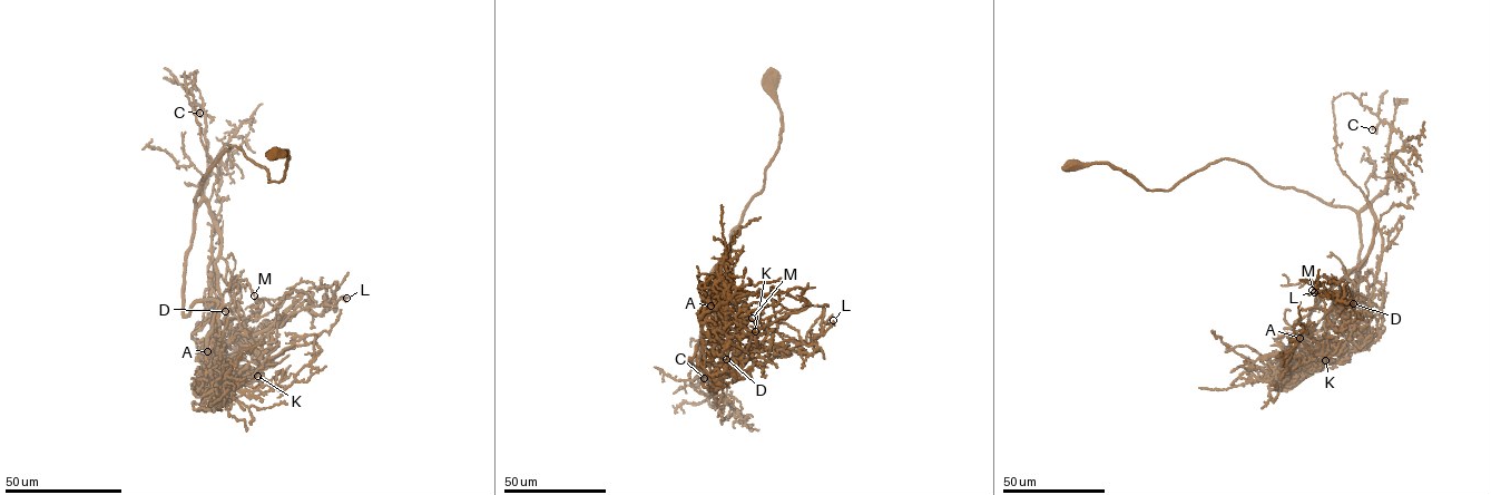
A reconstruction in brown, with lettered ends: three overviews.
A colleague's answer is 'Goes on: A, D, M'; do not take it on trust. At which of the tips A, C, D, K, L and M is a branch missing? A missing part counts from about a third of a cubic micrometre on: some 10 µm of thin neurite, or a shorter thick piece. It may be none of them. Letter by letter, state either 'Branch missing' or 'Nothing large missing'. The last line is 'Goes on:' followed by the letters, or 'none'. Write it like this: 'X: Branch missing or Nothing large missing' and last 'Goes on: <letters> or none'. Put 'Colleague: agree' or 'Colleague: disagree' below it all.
A: Branch missing
C: Nothing large missing
D: Branch missing
K: Nothing large missing
L: Nothing large missing
M: Branch missing
Goes on: A, D, M
Colleague: agree

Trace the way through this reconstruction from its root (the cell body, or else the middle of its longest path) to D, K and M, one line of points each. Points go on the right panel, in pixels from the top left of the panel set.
D: (1072, 166), (1107, 163), (1147, 188), (1170, 190), (1235, 159), (1274, 185), (1369, 207), (1376, 231), (1353, 303)
K: (1072, 166), (1170, 190), (1235, 159), (1369, 207), (1366, 260), (1310, 316), (1302, 351), (1325, 360)
M: (1072, 166), (1107, 163), (1170, 190), (1235, 159), (1274, 185), (1369, 207), (1369, 254), (1312, 290)

